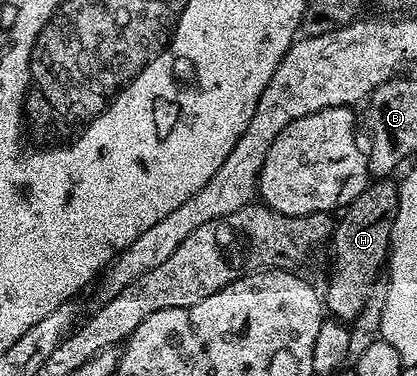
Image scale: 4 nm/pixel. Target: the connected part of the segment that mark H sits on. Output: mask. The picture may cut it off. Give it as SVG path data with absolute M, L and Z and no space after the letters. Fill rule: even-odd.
M381 177L349 202L340 212L331 236L333 268L329 271L329 288L323 291L323 307L338 321L355 321L371 293L374 283L386 266L391 250L393 222L399 205L399 187L389 177Z

